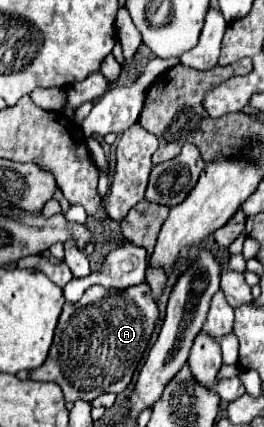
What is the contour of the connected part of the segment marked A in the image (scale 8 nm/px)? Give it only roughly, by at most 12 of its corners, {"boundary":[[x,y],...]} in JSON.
{"boundary":[[147,282],[63,306],[29,378],[121,394],[159,312]]}

